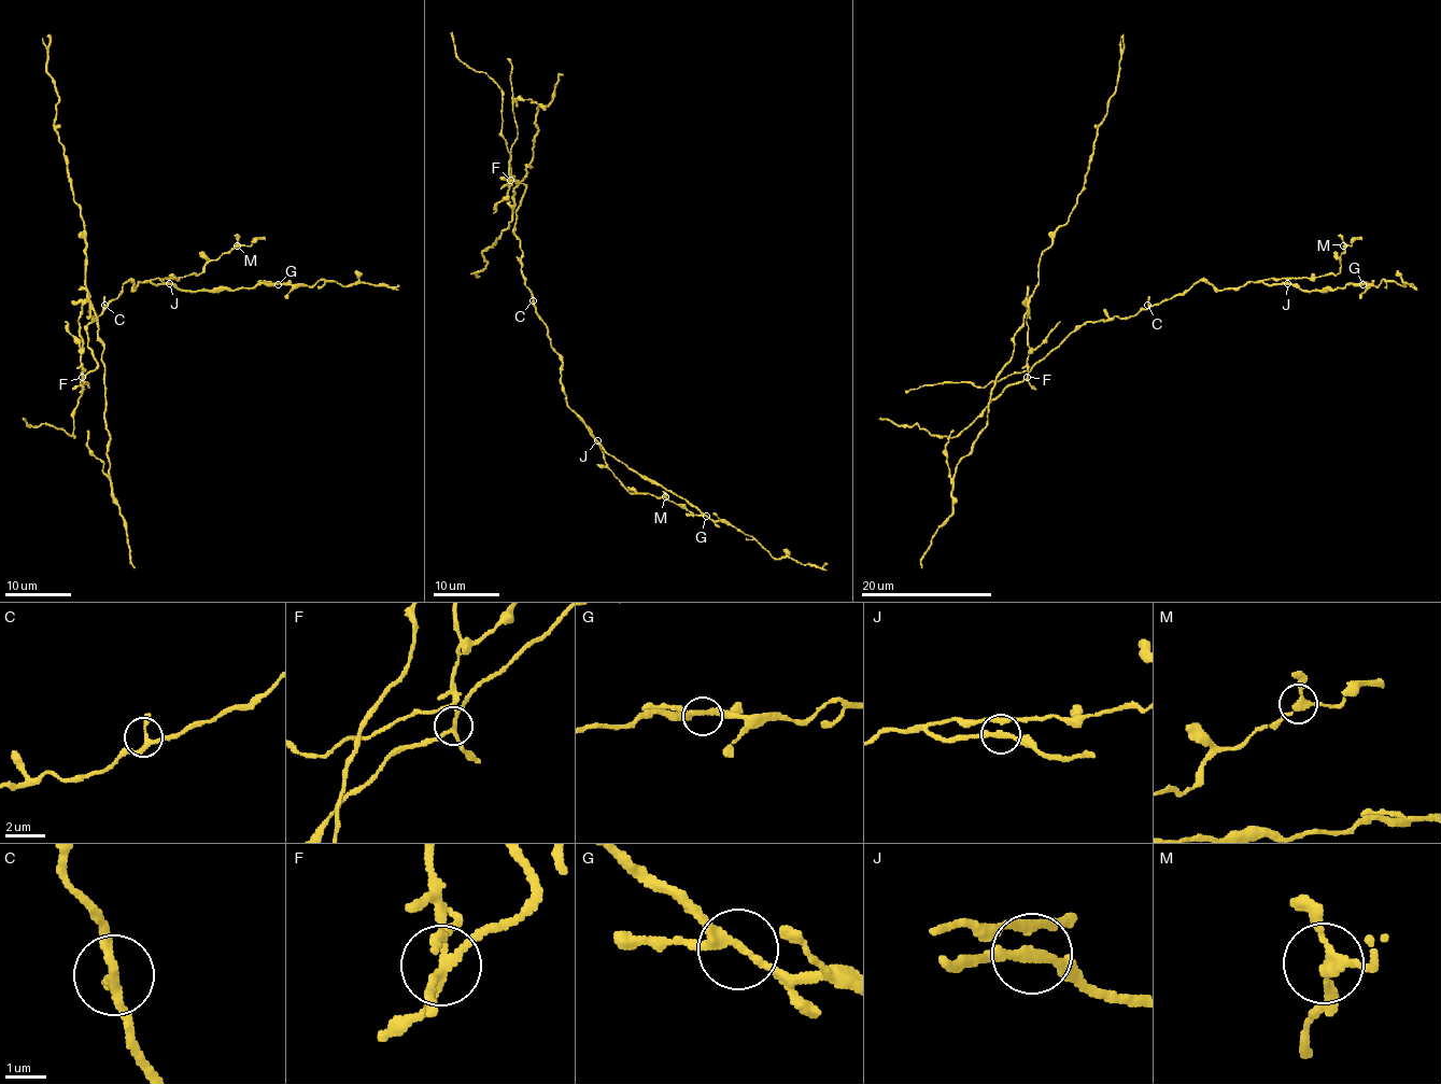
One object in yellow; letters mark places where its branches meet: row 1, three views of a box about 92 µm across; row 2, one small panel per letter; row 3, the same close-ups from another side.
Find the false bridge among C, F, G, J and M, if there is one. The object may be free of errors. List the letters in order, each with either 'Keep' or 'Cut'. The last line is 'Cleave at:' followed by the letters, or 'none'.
C: Keep
F: Cut
G: Keep
J: Keep
M: Keep
Cleave at: F

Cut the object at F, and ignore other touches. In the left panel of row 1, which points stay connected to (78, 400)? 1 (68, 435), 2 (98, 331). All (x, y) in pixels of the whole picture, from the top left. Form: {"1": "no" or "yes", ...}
{"1": "yes", "2": "no"}

